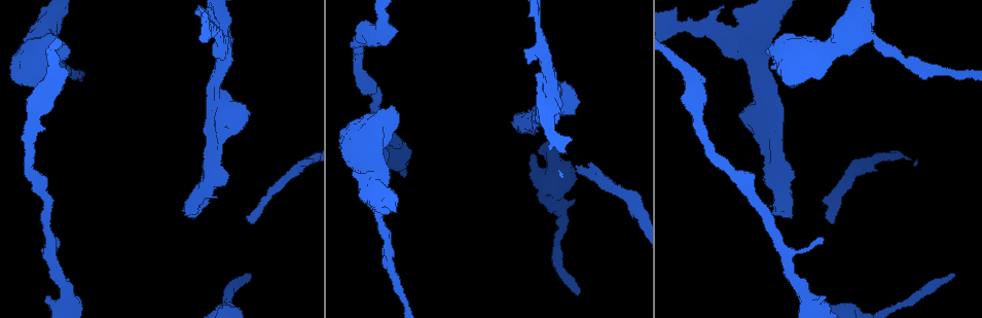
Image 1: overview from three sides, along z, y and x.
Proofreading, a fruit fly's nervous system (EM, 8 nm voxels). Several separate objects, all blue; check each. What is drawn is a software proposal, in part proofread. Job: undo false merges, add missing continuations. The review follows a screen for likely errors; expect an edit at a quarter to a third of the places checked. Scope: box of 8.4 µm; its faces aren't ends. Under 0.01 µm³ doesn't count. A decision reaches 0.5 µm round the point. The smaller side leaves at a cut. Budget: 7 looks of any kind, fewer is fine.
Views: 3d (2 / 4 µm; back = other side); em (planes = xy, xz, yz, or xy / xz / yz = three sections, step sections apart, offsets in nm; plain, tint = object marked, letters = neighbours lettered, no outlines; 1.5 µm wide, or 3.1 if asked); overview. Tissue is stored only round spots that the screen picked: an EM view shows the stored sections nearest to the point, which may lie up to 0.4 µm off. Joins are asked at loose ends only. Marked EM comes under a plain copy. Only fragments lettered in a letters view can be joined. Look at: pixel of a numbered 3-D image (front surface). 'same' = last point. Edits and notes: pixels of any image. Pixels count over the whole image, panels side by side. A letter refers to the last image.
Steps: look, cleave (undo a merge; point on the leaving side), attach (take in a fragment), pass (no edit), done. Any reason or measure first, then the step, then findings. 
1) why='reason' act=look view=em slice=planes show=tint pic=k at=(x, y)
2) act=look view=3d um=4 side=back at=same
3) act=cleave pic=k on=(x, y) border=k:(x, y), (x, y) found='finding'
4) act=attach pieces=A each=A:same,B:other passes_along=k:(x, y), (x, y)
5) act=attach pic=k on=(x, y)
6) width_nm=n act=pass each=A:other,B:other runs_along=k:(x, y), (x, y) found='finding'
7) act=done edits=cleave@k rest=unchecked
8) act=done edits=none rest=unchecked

why='branch stops here' act=look view=em slice=planes show=letters pic=1 at=(533, 120)

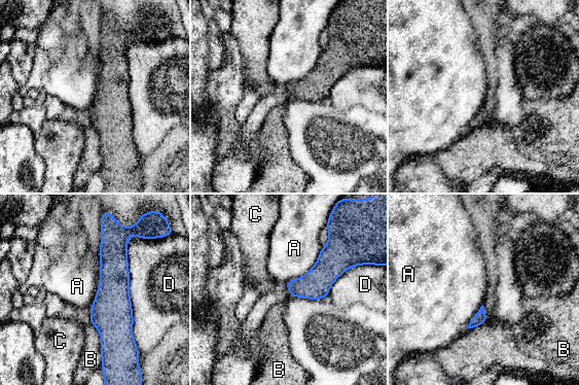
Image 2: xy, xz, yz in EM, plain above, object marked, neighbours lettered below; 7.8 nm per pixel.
act=pass each=A:other,B:other,C:other,D:other runs_along=2:(103, 232), (112, 244), (107, 352) found='none of them fits'

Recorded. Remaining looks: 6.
act=look view=em slice=xy step=4 show=letters pic=1 at=(577, 167)

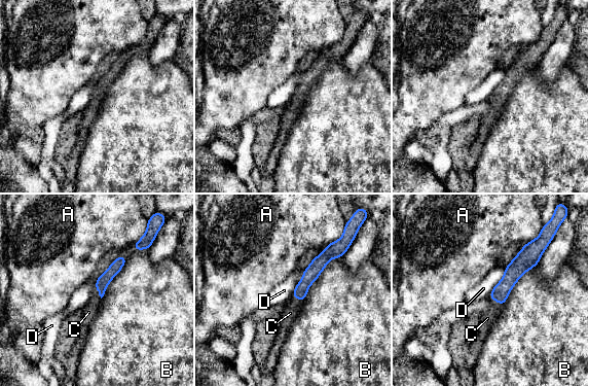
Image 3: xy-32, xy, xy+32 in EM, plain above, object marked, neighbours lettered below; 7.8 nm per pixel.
why='cut it another way' act=look view=em slice=planes show=letters at=same

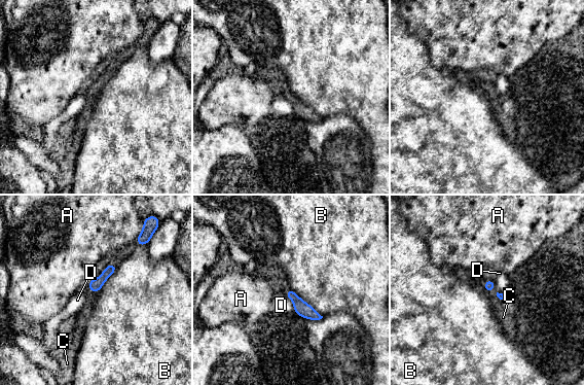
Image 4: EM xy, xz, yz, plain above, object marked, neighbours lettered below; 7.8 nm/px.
longest_contact=B:340nm act=attach pieces=C each=A:other,B:other,C:same,D:other found='the neuron continues'

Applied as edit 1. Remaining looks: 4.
act=look view=overview

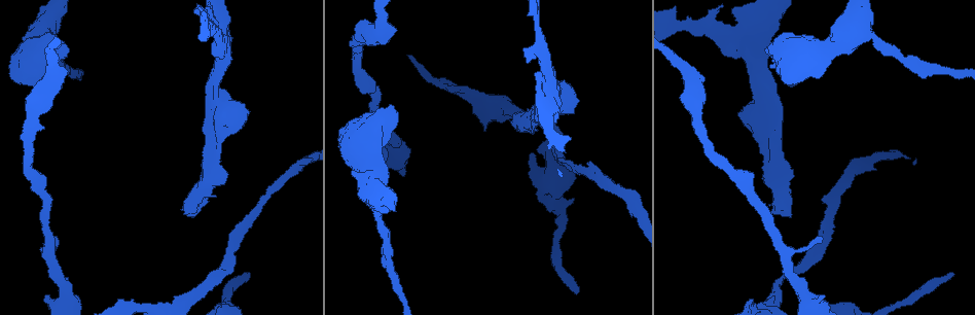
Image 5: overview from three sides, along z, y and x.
why='free end' act=look view=3d um=2 pic=5 at=(951, 275)

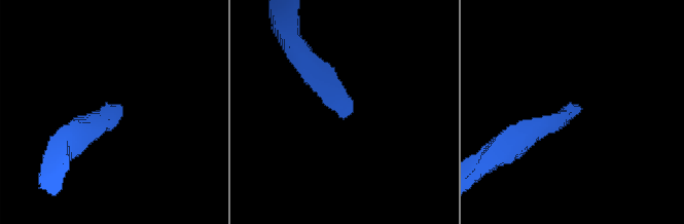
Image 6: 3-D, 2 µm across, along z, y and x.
why='now the EM' act=look view=em slice=planes show=letters pic=6 at=(122, 110)

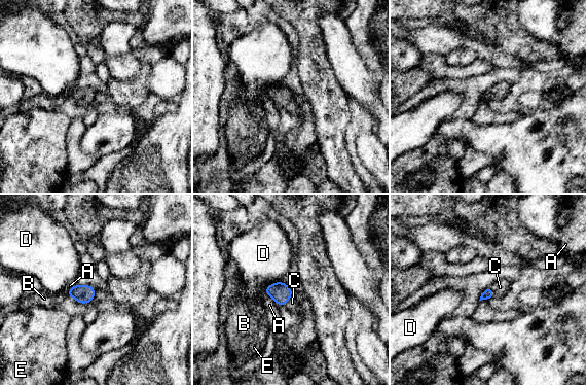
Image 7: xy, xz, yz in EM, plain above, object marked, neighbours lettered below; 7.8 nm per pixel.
longest_contact=D:170nm act=attach pieces=C each=A:other,B:other,C:same,D:other,E:other passes_along=7:(281, 292), (288, 300), (292, 305) found='the neuron continues'

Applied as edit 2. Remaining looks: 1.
act=done edits=attach@4,attach@7 rest=unchecked

